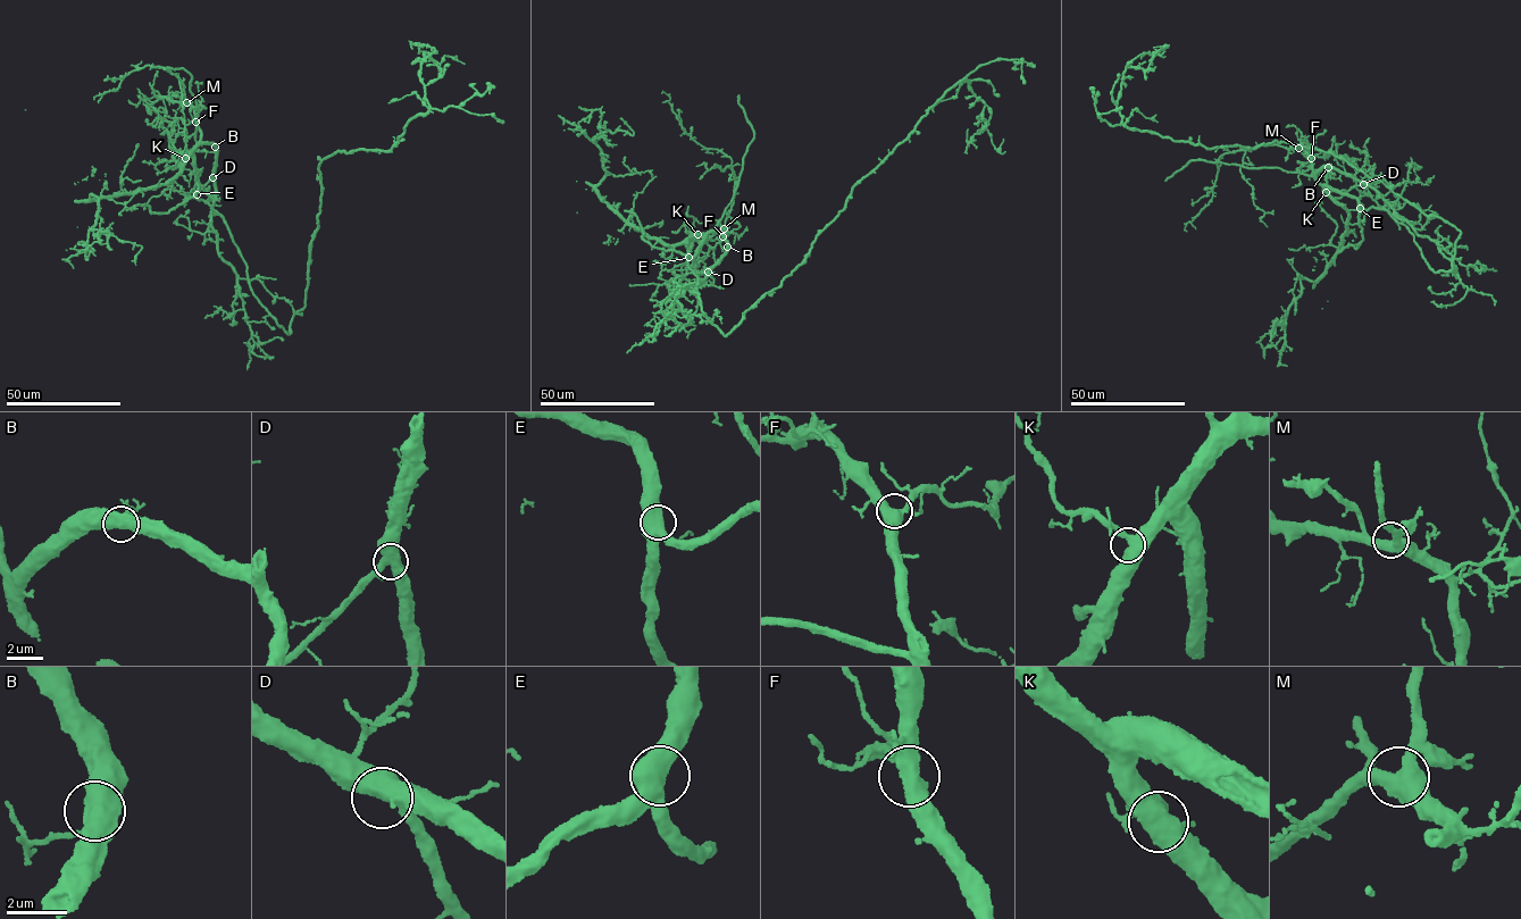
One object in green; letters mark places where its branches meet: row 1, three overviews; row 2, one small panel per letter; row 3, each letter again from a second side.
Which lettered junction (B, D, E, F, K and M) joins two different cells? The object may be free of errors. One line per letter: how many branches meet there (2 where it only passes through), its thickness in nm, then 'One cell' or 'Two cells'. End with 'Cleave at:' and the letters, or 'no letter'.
B: Branches: 3. Thickness 480 nm. One cell
D: Branches: 4. Thickness 550 nm. One cell
E: Branches: 4. Thickness 550 nm. One cell
F: Branches: 3. Thickness 480 nm. One cell
K: Branches: 3. Thickness 460 nm. One cell
M: Branches: 3. Thickness 480 nm. One cell
Cleave at: no letter

